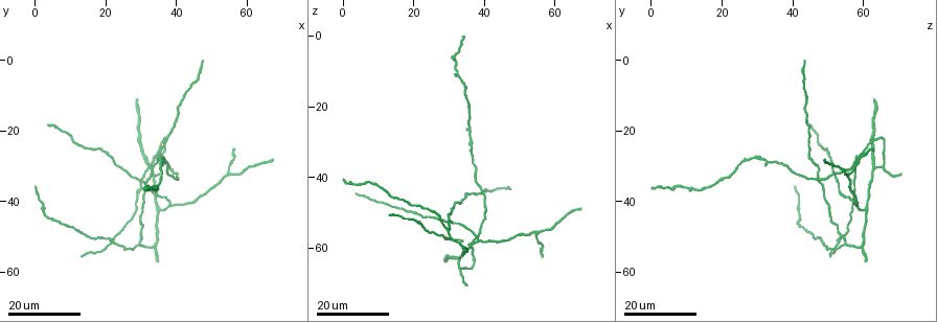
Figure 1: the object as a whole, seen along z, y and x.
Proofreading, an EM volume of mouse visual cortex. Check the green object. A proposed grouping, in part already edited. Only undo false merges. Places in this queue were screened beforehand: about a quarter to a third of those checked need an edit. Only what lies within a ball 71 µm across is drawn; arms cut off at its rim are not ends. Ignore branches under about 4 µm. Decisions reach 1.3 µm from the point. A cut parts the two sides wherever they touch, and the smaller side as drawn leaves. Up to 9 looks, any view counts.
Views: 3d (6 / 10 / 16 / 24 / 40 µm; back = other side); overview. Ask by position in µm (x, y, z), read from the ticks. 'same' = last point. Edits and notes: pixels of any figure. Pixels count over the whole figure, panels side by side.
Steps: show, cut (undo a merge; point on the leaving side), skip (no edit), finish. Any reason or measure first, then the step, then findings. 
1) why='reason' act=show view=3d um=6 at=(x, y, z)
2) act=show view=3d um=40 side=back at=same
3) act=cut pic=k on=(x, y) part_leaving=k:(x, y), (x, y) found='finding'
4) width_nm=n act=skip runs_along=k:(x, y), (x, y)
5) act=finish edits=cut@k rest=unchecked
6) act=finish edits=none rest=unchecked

act=show view=3d um=16 at=(32.5, 35.5, 7.5)

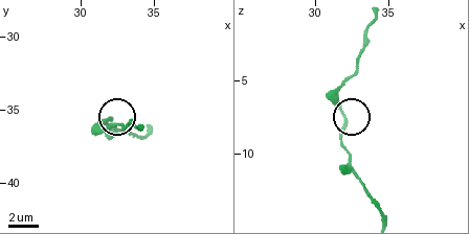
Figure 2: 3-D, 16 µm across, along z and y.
why='zoom in' act=show view=3d um=10 at=(32.0, 35.8, 7.4)

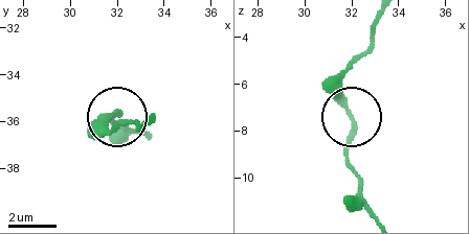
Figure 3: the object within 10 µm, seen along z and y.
act=skip runs_along=3:(374, 213), (349, 153), (354, 130), (342, 82), (349, 65) found='one cell here'

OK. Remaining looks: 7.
why='three arms meet' act=show view=3d um=24 at=(38.0, 41.0, 58.0)

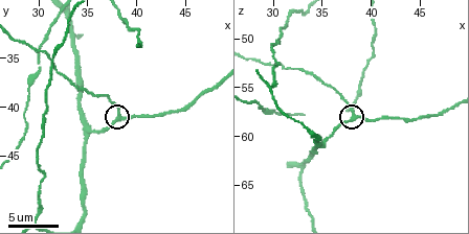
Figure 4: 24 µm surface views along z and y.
why='closer look' act=show view=3d um=10 at=(38.2, 41.2, 58.0)

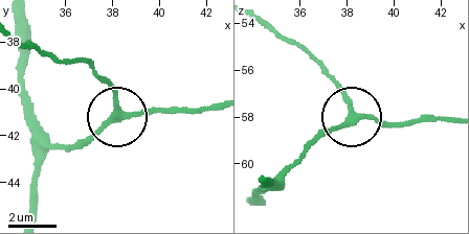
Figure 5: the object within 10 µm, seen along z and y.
width_nm=270 act=skip found='all the same cell'

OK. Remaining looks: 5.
why='three-way junction' act=show view=3d um=24 at=(55.5, 33.0, 55.5)

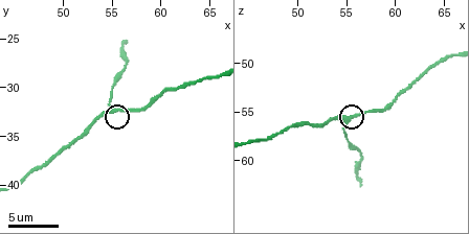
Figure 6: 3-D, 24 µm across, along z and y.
act=show view=3d um=10 at=(55.0, 32.2, 56.0)

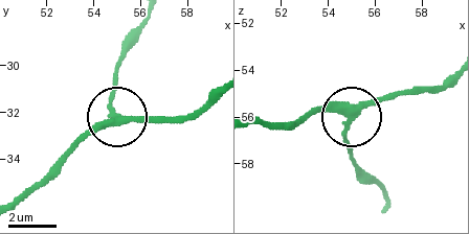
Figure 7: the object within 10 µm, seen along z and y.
arms=3 act=skip runs_along=7:(19, 205), (109, 121), (115, 69) found='one cell here'

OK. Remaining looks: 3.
why='arms part here' act=show view=3d um=16 at=(30.0, 51.5, 55.0)

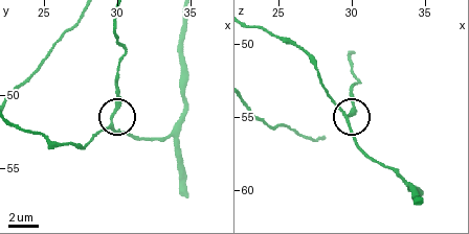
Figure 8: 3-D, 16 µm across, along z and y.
why='zoom in' act=show view=3d um=6 at=(29.6, 51.8, 55.0)

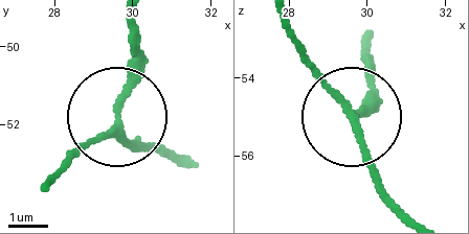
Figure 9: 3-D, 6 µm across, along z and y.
why='from behind' act=show view=3d um=6 side=back at=(29.60, 51.95, 54.95)

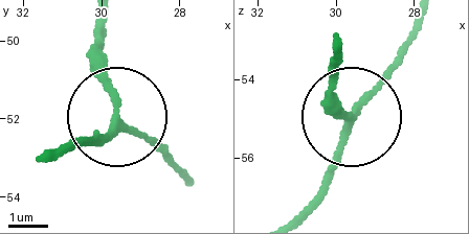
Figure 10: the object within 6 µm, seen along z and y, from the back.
width_nm=180 act=skip runs_along=10:(303, 210), (409, 44) found='one cell here'

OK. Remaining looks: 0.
act=finish edits=none rest=unchecked

